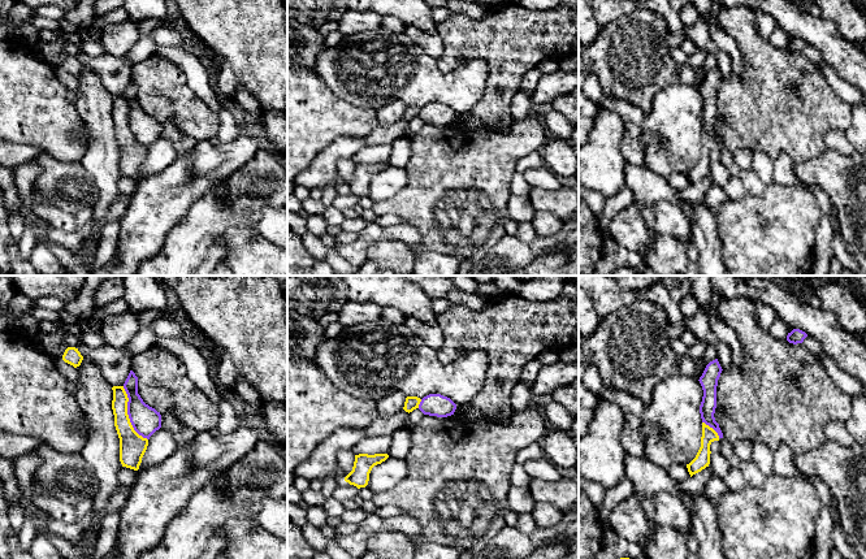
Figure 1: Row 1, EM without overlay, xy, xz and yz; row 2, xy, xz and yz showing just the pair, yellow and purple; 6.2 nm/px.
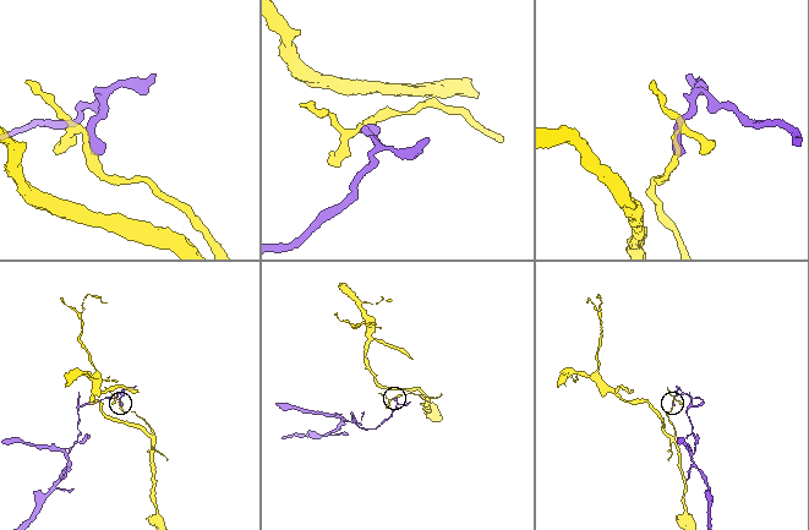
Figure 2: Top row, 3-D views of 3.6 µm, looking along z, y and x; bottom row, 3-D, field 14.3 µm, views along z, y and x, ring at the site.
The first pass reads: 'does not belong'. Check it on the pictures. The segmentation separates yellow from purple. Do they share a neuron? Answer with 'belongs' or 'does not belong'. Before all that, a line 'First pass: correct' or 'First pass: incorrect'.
First pass: correct
does not belong

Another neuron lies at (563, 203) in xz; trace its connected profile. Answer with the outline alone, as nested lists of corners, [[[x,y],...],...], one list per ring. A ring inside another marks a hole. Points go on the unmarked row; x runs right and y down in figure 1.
[[[532,187],[528,198],[536,212],[550,212],[563,221],[579,213],[579,191],[572,187],[562,187],[558,191]]]

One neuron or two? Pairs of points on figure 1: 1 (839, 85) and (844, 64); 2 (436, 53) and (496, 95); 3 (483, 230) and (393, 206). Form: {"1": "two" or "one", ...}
{"1": "two", "2": "two", "3": "one"}

